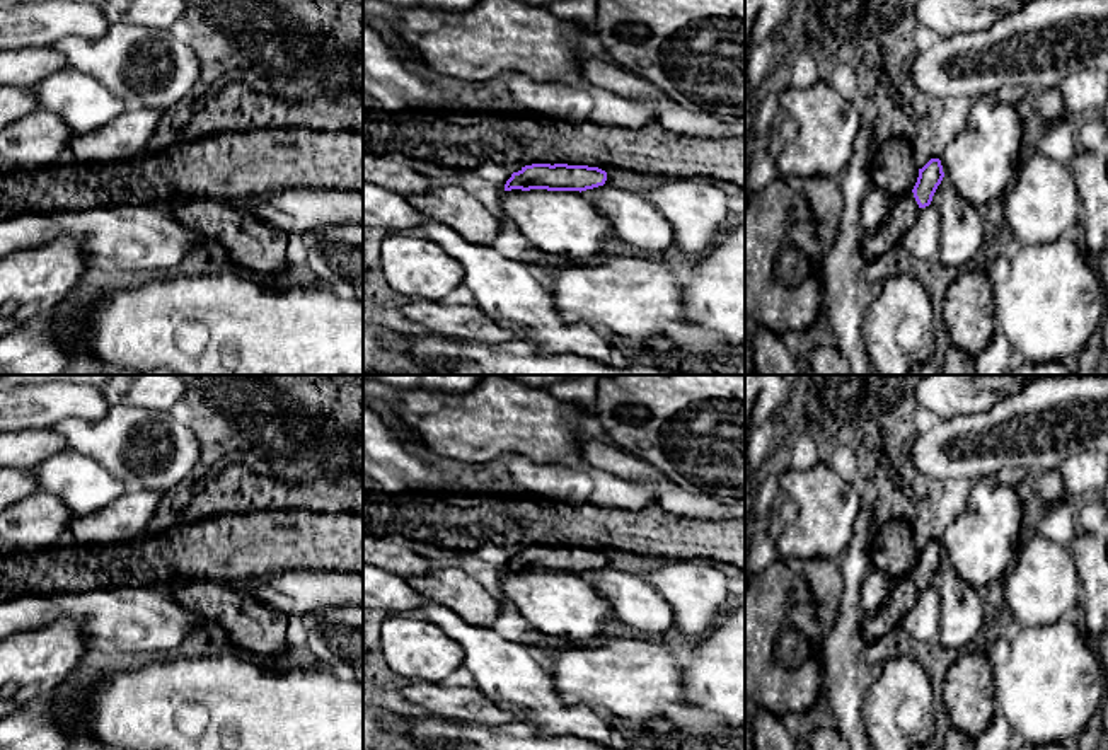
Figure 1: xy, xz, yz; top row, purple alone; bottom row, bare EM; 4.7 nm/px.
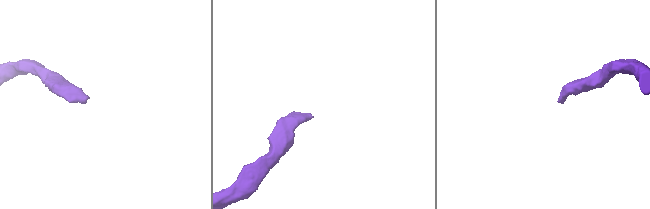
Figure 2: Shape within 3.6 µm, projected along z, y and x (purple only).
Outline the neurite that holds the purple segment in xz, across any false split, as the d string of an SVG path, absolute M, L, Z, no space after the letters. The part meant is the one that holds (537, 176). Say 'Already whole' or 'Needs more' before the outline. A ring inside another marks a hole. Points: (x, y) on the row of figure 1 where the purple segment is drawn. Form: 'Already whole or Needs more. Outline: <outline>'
Already whole. Outline: M532 164L513 172L505 184L511 189L547 189L547 191L586 191L603 186L607 172L598 167L568 164Z

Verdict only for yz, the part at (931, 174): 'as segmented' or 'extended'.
extended

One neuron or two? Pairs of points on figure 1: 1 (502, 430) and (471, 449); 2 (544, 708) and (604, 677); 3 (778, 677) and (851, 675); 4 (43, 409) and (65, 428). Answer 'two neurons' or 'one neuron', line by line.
1: one neuron
2: two neurons
3: two neurons
4: two neurons

